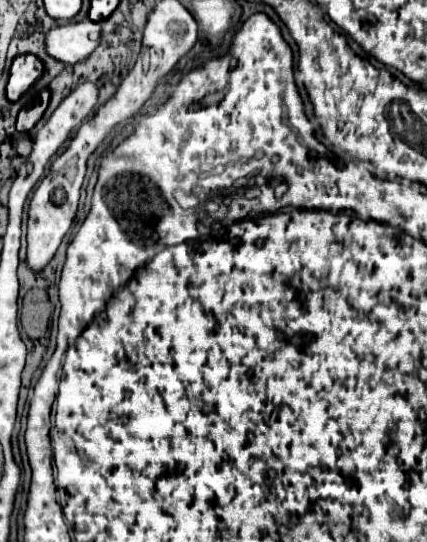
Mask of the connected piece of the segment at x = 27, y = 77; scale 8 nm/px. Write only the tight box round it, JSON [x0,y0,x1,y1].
[7,55,43,101]

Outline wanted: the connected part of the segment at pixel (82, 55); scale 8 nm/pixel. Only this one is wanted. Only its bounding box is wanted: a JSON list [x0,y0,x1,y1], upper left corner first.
[45,21,101,65]

